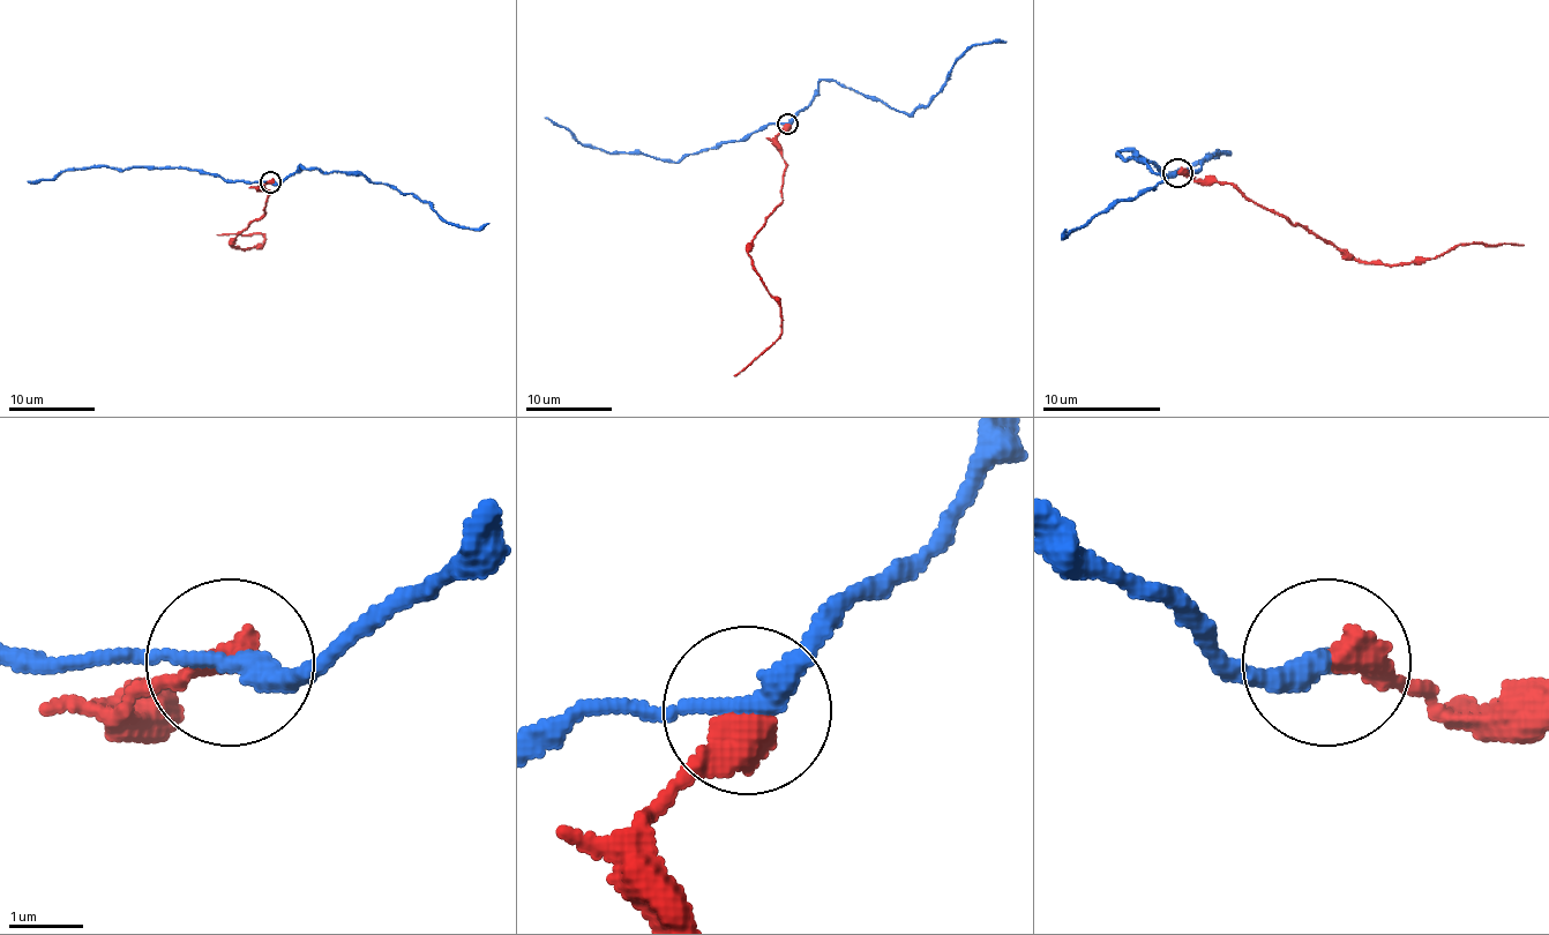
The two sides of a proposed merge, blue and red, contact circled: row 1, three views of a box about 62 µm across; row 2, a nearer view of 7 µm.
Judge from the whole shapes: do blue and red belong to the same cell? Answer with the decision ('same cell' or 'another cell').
another cell

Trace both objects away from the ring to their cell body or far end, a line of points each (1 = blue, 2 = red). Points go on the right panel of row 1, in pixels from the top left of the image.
1: (1179, 172), (1164, 174), (1128, 151), (1116, 155), (1140, 161), (1164, 178), (1108, 204), (1067, 237), (1063, 227)
2: (1179, 172), (1196, 181), (1237, 187), (1264, 208), (1355, 257), (1375, 263), (1420, 263), (1466, 246), (1523, 246)

